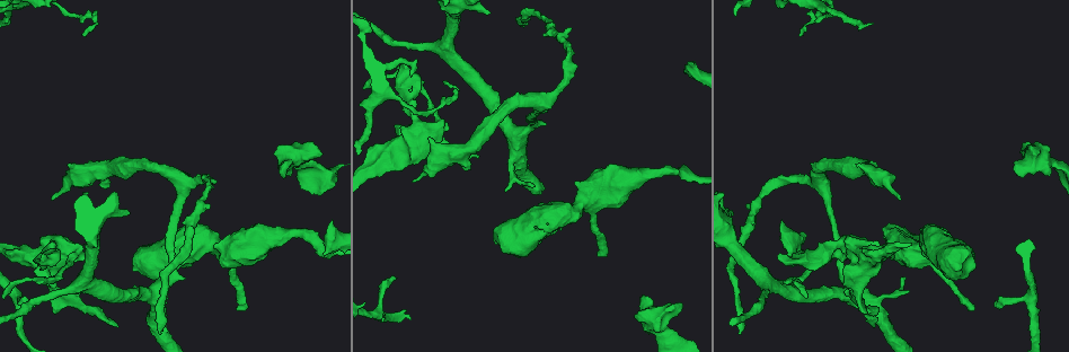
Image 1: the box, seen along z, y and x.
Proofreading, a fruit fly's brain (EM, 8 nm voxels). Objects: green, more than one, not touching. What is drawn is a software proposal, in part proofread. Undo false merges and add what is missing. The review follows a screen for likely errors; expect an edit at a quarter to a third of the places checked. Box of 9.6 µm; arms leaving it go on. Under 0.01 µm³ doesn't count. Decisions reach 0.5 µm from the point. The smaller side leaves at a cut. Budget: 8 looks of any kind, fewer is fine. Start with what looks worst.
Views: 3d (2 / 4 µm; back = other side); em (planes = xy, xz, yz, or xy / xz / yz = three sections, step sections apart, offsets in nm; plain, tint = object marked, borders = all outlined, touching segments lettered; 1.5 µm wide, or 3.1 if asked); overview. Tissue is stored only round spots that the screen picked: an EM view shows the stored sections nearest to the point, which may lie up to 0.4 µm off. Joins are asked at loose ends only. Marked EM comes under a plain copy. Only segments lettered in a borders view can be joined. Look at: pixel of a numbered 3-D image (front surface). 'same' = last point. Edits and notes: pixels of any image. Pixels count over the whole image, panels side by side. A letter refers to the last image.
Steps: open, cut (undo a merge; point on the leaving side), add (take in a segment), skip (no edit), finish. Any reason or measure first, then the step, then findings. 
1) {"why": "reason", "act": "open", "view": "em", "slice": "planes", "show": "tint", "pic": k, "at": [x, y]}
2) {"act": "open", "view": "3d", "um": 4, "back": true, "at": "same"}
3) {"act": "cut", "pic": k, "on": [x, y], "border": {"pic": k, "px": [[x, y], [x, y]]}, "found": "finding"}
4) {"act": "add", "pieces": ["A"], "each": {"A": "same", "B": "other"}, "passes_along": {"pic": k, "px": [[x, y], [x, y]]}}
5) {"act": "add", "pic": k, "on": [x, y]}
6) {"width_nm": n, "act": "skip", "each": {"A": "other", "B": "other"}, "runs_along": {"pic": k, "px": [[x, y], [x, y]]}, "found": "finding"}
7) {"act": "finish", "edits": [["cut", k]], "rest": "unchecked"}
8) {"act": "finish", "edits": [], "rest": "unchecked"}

{"act": "open", "view": "em", "slice": "planes", "show": "borders", "pic": 1, "at": [739, 334]}

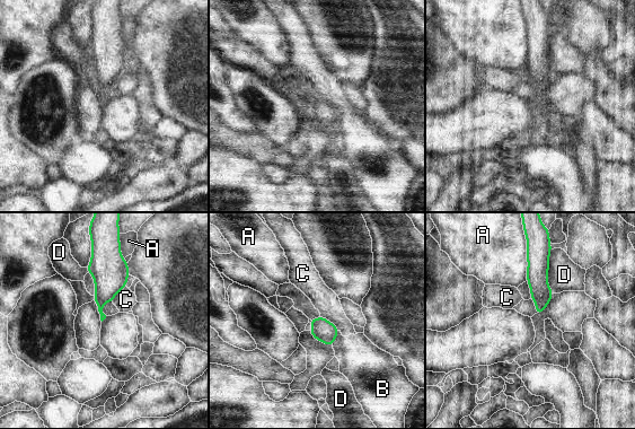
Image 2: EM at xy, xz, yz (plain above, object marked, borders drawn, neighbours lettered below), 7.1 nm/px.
{"act": "skip", "each": {"A": "other", "B": "other", "C": "other", "D": "other"}, "found": "no lettered segment goes on from it"}

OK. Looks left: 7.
{"why": "branch stops here", "act": "open", "view": "em", "slice": "planes", "show": "borders", "pic": 1, "at": [843, 285]}

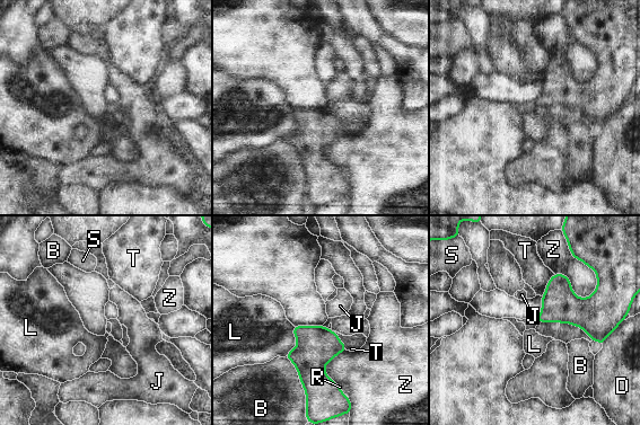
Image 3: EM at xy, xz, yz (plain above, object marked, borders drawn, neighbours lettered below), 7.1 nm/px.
{"longest_contact_nm": ["Z", 340], "act": "skip", "each": {"B": "other", "D": "other", "J": "other", "L": "other", "R": "other", "S": "other", "T": "other", "Z": "other"}, "border": {"pic": 3, "px": [[294, 326], [296, 345], [283, 356]]}, "found": "none of them fits"}

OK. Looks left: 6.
{"why": "sharp bend", "act": "open", "view": "3d", "um": 4, "pic": 1, "at": [451, 98]}

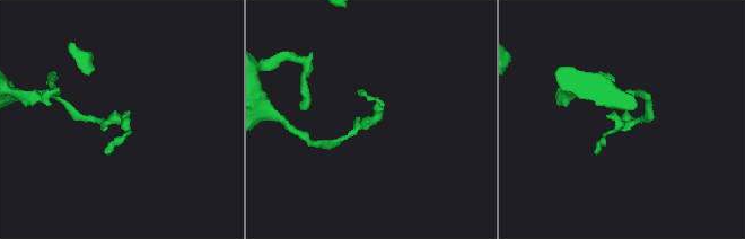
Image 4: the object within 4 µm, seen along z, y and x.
{"act": "open", "view": "em", "slice": "xz", "step": 8, "show": "borders", "pic": 4, "at": [624, 121]}

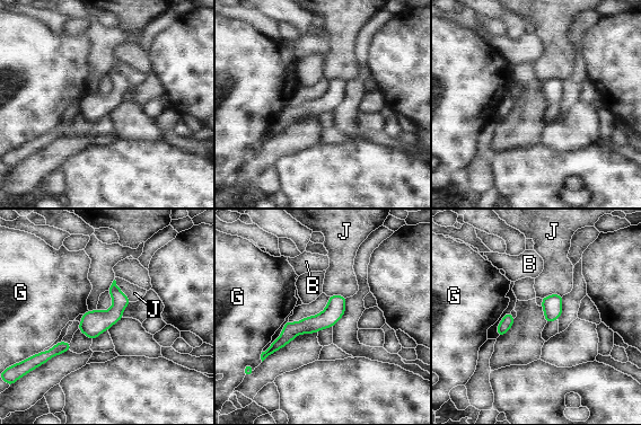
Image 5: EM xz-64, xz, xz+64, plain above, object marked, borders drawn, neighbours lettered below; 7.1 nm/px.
{"why": "another direction", "act": "open", "view": "em", "slice": "planes", "show": "borders", "at": "same"}

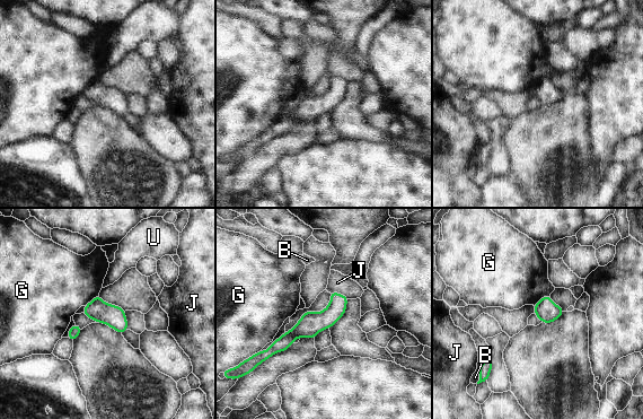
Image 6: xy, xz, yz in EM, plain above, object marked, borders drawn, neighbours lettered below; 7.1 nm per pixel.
{"width_nm": 160, "act": "skip", "each": {"B": "other", "G": "other", "J": "other", "U": "other"}, "runs_along": {"pic": 6, "px": [[344, 299], [324, 320], [267, 352]]}, "found": "continuous, no second neuron"}

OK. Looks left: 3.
{"act": "finish", "edits": [], "rest": "unchecked"}

